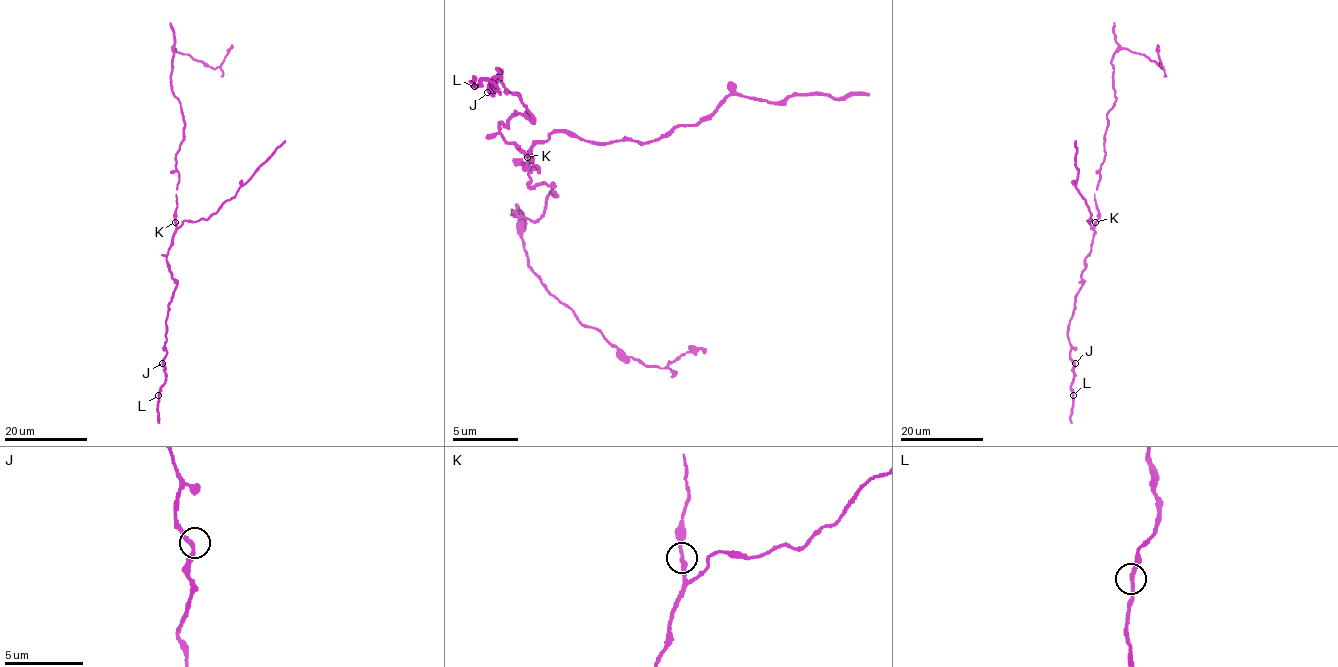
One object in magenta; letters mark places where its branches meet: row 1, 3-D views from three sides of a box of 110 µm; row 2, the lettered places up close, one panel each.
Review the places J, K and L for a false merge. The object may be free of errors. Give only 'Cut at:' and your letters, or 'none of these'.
Cut at: none of these

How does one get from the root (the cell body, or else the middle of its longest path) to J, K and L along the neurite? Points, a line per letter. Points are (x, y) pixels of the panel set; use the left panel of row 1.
J: (177, 190), (176, 232), (167, 255), (176, 289), (165, 321), (167, 355), (162, 363)
K: (177, 190), (175, 222)
L: (177, 190), (176, 232), (167, 255), (176, 289), (165, 321), (165, 381), (158, 395)

